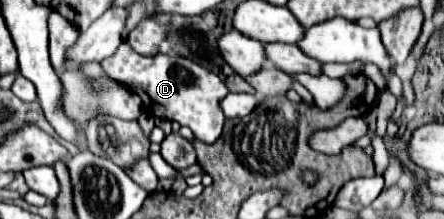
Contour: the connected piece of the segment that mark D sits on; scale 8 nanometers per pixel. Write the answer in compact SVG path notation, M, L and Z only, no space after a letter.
M123 42L113 56L105 58L101 66L113 80L133 88L133 92L139 94L147 114L155 118L177 120L181 126L189 126L205 144L213 144L221 136L225 122L221 100L229 94L229 90L215 72L175 54L141 56L127 42Z

